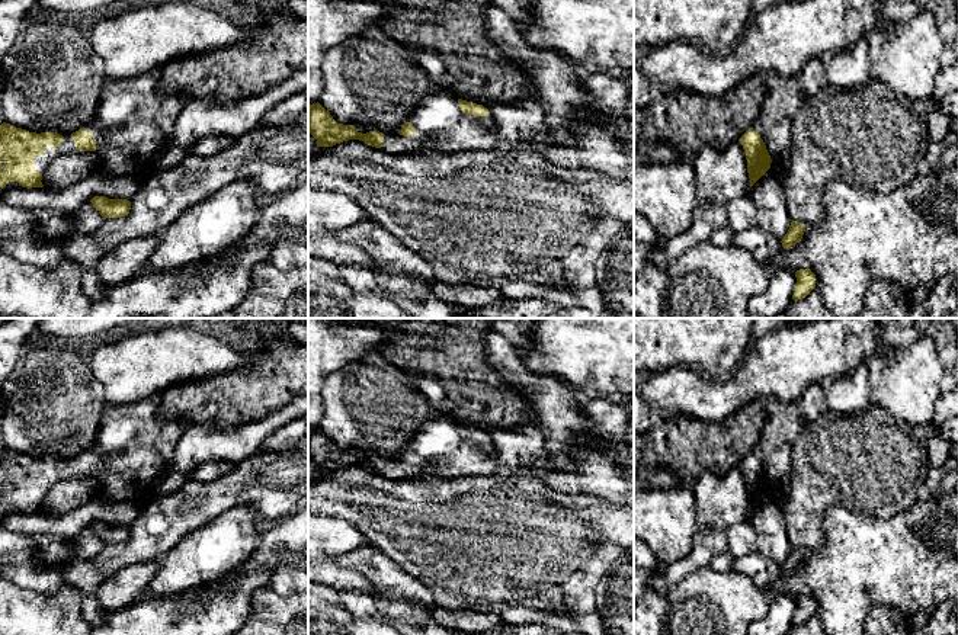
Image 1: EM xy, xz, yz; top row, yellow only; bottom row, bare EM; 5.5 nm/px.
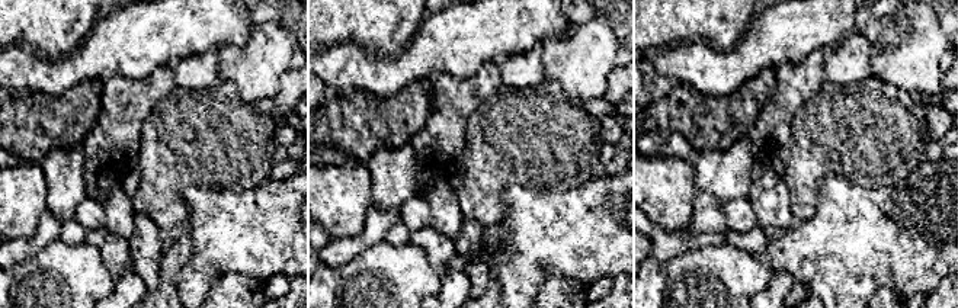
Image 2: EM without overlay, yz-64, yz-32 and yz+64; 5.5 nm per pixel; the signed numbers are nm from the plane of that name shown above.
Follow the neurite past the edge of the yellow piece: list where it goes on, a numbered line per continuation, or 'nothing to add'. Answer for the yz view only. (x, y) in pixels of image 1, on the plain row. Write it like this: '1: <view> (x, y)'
1: yz (784, 420)

